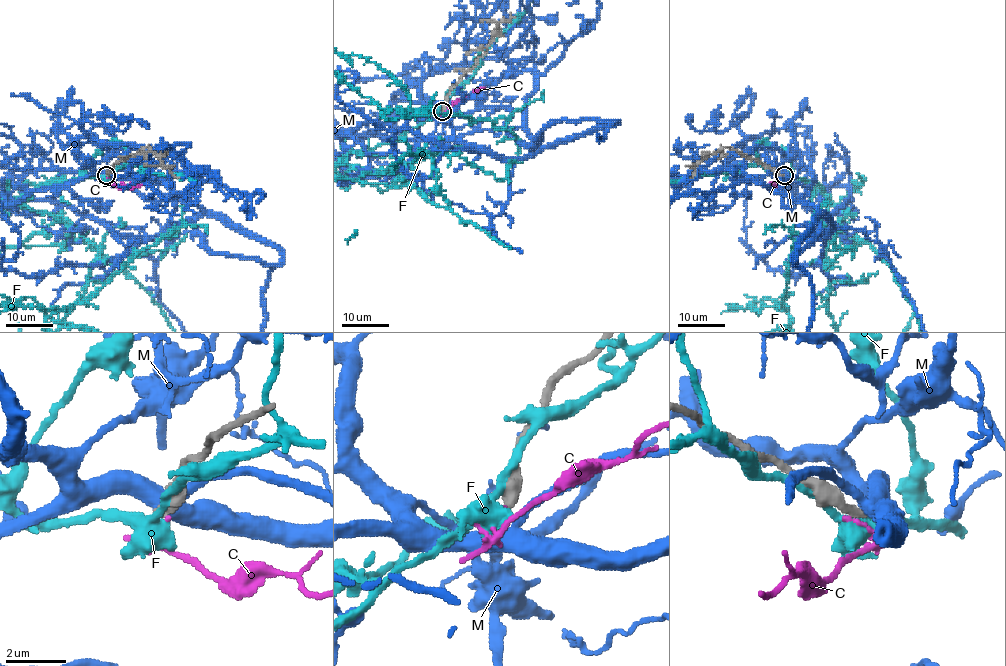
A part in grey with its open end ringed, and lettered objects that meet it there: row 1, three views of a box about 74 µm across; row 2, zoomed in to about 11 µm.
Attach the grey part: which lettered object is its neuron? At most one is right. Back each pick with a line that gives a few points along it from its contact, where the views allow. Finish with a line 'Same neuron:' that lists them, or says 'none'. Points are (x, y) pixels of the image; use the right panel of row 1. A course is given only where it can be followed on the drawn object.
Same neuron: none

